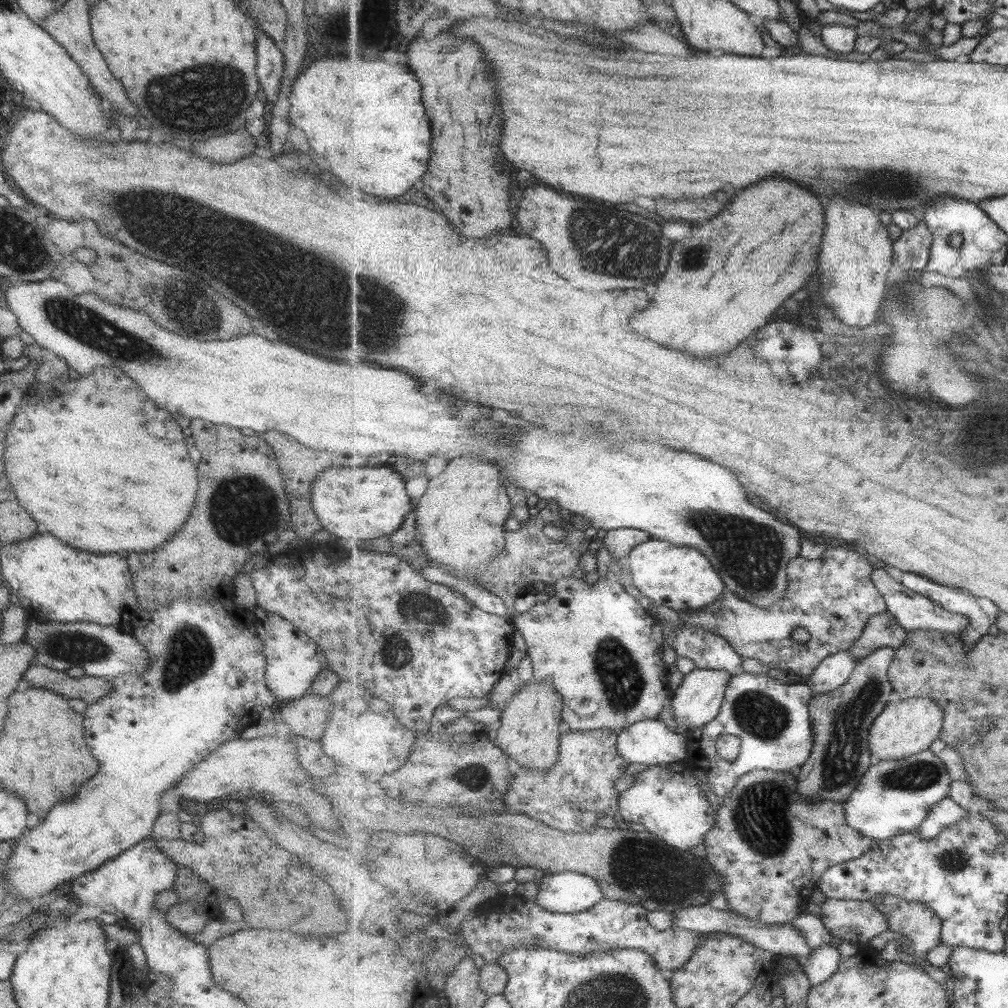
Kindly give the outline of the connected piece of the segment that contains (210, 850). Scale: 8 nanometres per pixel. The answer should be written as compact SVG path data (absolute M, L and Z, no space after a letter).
M214 810L214 812L206 812L201 820L197 820L197 825L205 836L203 843L187 842L181 838L153 840L174 863L190 868L202 882L210 883L220 894L235 898L242 907L248 924L262 929L292 930L298 934L316 934L316 936L324 934L328 938L342 934L346 930L352 930L352 928L346 928L346 914L344 910L340 910L340 898L336 896L338 892L334 892L322 878L316 876L310 870L310 866L302 862L297 855L278 847L270 836L264 833L264 830L260 830L256 822L240 814L234 816L228 810Z

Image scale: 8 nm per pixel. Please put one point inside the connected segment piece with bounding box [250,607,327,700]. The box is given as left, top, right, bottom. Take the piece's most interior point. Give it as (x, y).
(294, 660)

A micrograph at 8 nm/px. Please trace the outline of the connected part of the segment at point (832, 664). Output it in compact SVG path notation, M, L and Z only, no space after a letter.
M852 651L829 656L810 677L808 684L816 690L816 694L836 690L852 678L861 660Z

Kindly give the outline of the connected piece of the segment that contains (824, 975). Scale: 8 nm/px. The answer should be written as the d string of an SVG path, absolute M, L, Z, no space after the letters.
M825 945L820 949L814 949L810 958L805 960L805 971L814 985L822 984L840 970L845 959L845 950Z

